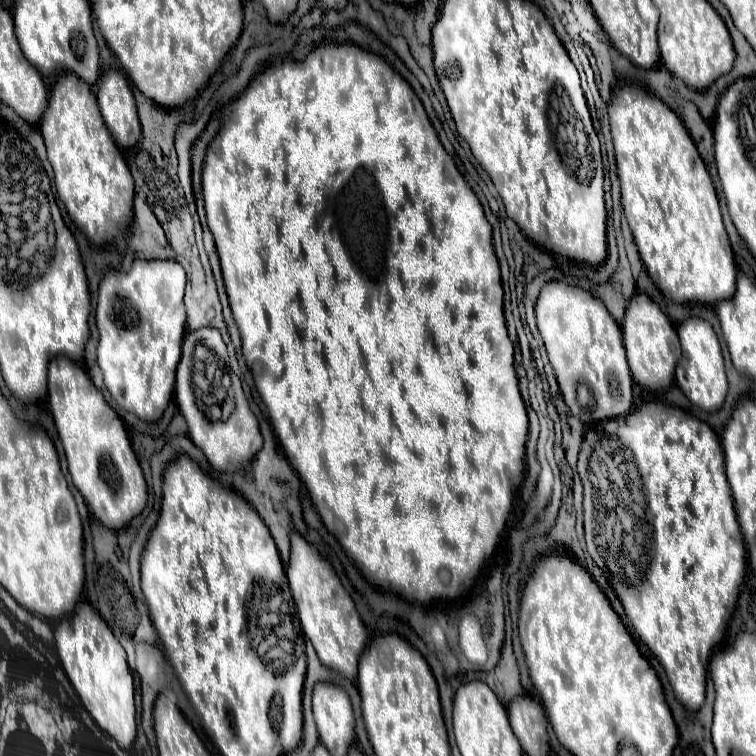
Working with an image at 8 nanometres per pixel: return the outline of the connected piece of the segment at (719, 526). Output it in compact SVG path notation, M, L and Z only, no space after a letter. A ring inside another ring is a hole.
M662 402L646 404L624 418L610 418L592 426L586 432L582 448L580 448L578 472L584 484L584 528L586 528L586 544L588 544L590 556L594 558L594 562L598 564L598 568L604 572L614 592L618 594L636 634L644 640L644 644L652 650L652 654L664 666L676 698L686 708L698 710L704 704L706 668L708 668L712 648L721 644L725 638L726 622L730 620L740 586L742 582L745 582L748 574L746 546L742 540L742 532L738 528L738 520L734 516L734 502L732 502L730 486L726 484L726 474L724 474L724 452L722 452L722 444L718 442L718 436L706 422L676 406L668 406Z

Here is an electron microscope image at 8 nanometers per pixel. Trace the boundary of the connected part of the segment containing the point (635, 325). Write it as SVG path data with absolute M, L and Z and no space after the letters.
M634 294L630 298L626 306L626 318L622 322L622 334L624 334L628 366L630 366L634 382L650 390L670 386L672 376L674 376L674 366L680 358L678 334L674 326L670 324L670 320L666 318L666 314L648 294Z

